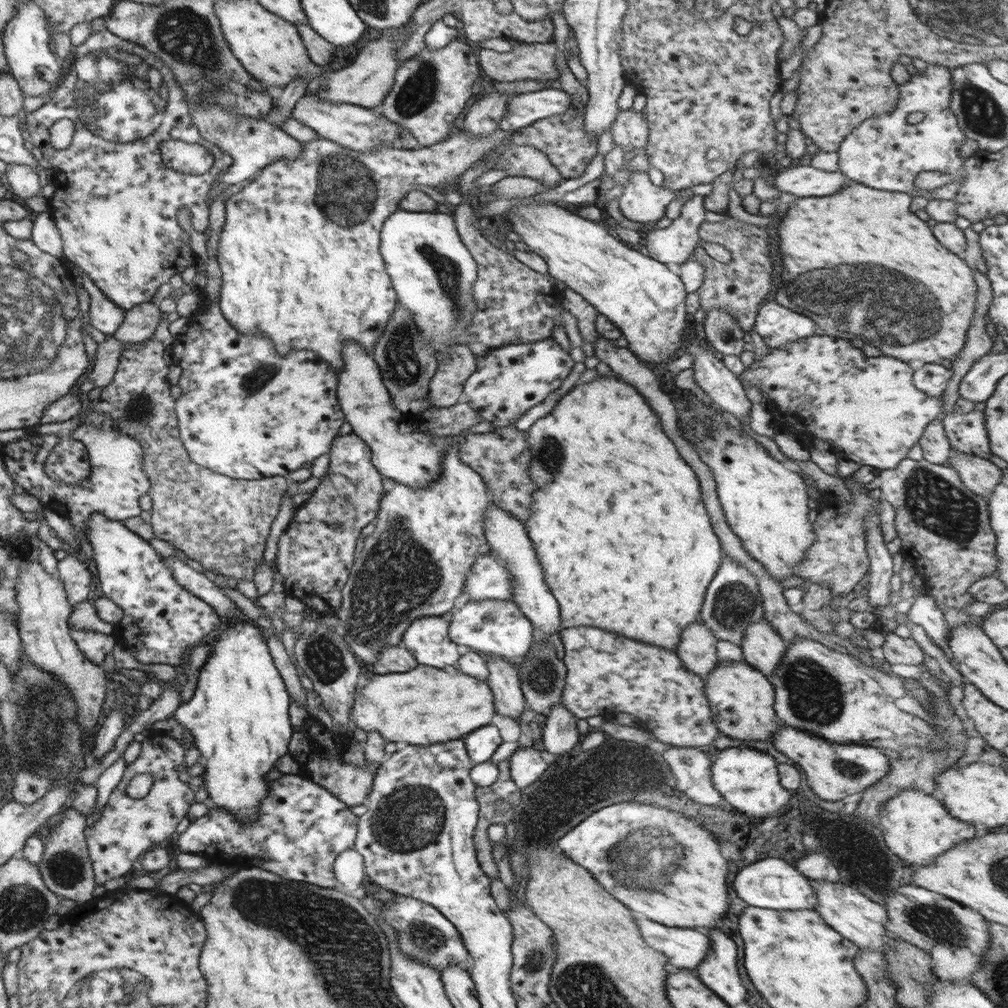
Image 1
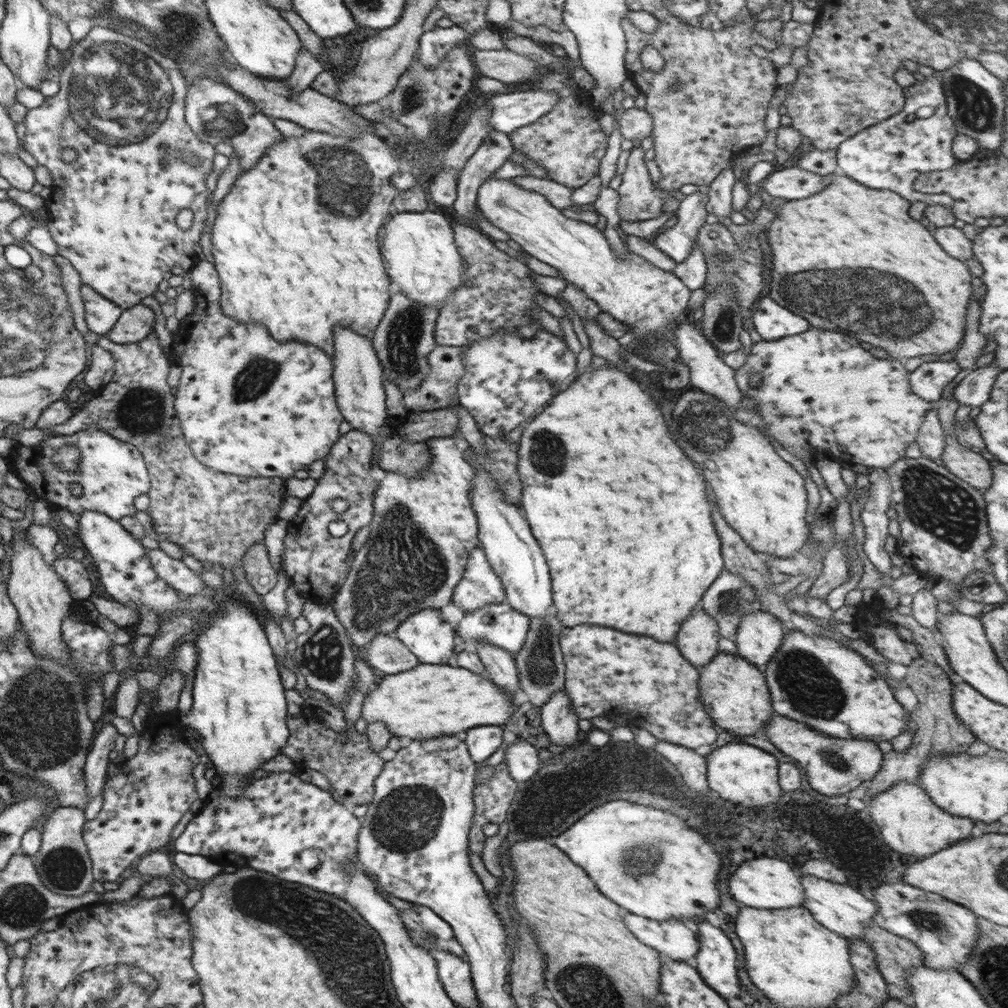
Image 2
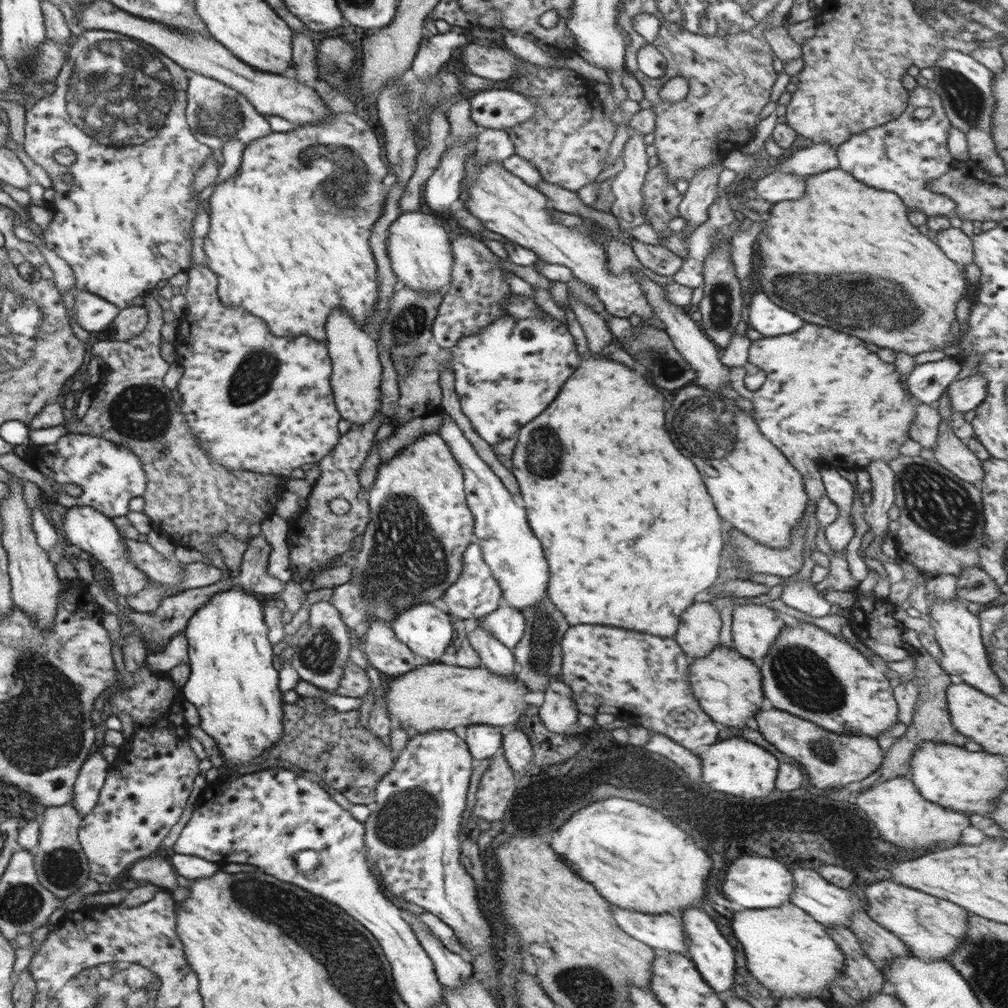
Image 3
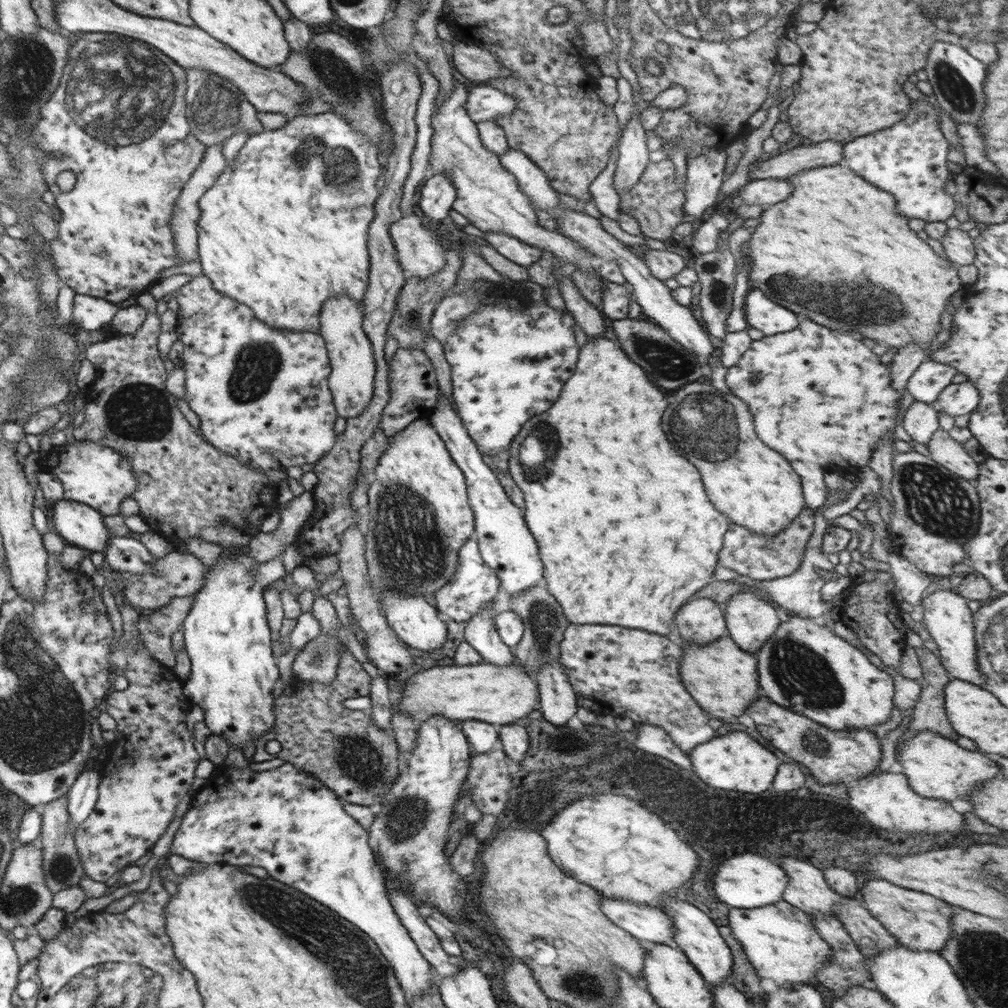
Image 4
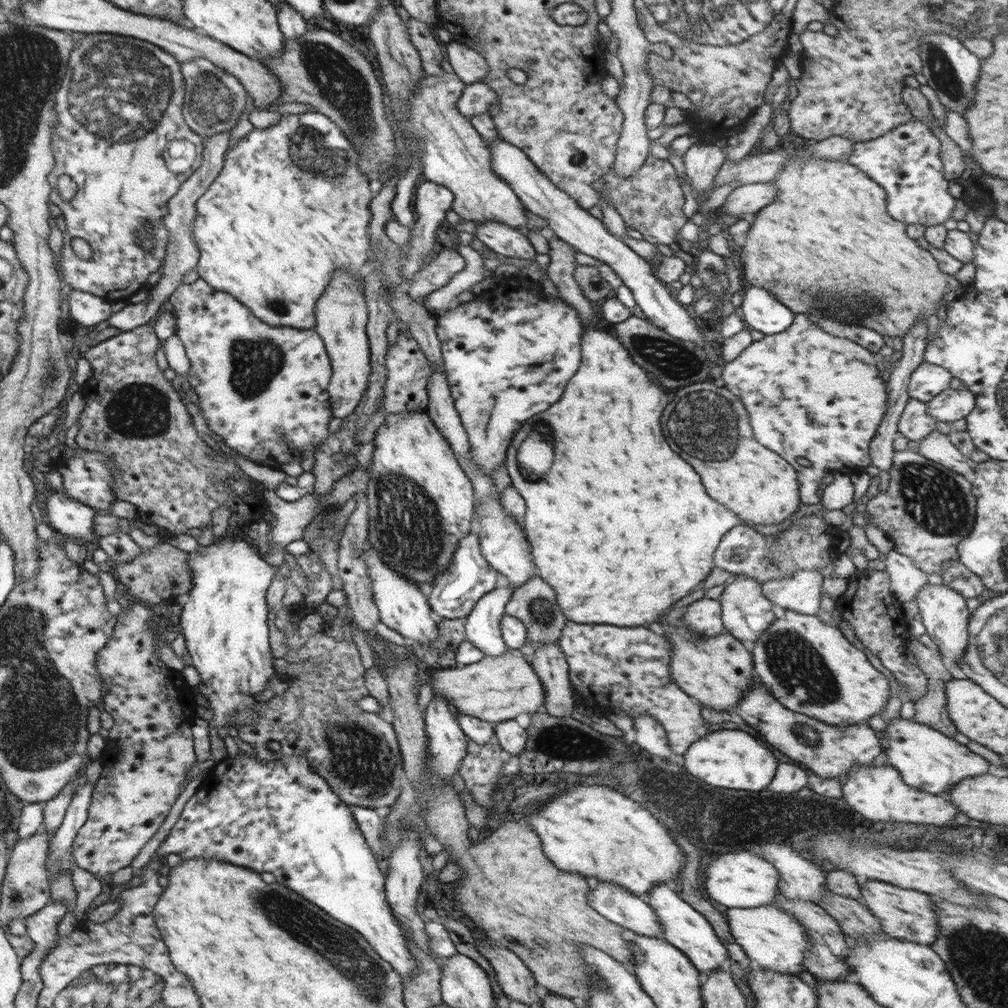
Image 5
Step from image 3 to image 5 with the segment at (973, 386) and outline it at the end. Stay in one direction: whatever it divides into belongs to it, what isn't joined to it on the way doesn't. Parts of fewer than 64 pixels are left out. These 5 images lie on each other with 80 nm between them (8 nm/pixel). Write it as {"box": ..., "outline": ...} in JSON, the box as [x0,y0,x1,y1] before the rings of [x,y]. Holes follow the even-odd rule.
{"box":[927,387,976,422],"outline":[[[950,387],[927,402],[927,413],[938,422],[956,422],[965,418],[976,406],[976,397],[965,387]]]}

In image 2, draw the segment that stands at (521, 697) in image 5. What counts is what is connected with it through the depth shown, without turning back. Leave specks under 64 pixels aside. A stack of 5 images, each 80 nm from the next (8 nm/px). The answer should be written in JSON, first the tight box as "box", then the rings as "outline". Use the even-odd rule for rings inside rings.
{"box":[361,663,516,740],"outline":[[[419,663],[410,671],[379,679],[370,695],[366,695],[361,717],[368,724],[385,722],[394,736],[428,740],[480,725],[507,724],[516,708],[511,696],[487,676],[444,664]]]}

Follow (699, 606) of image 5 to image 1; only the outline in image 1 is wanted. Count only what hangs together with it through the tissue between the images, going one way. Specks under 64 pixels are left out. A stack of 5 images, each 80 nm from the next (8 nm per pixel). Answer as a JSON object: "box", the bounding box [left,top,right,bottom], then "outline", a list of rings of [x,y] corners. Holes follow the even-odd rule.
{"box":[676,618,719,677],"outline":[[[699,618],[684,627],[680,638],[676,654],[686,670],[705,677],[716,668],[719,662],[716,643],[719,640],[704,621]]]}

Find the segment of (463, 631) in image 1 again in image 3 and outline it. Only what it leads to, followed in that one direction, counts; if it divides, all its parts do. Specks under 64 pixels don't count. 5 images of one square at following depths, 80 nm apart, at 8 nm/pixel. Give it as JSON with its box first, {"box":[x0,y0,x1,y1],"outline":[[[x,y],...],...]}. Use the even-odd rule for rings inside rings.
{"box":[469,607,526,650],"outline":[[[500,607],[469,623],[469,627],[484,627],[490,635],[512,650],[524,636],[526,619],[514,607]]]}

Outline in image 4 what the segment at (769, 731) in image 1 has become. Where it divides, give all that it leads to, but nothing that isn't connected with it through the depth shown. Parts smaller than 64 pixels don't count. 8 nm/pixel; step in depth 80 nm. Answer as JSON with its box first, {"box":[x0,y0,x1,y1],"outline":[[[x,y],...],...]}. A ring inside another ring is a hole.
{"box":[679,634,762,722],"outline":[[[727,634],[705,645],[684,646],[683,644],[682,647],[684,658],[680,660],[679,670],[682,684],[692,695],[692,698],[710,716],[722,720],[722,722],[732,722],[732,720],[746,712],[751,702],[760,698],[762,693],[760,692],[757,673],[757,658],[744,652]]]}

